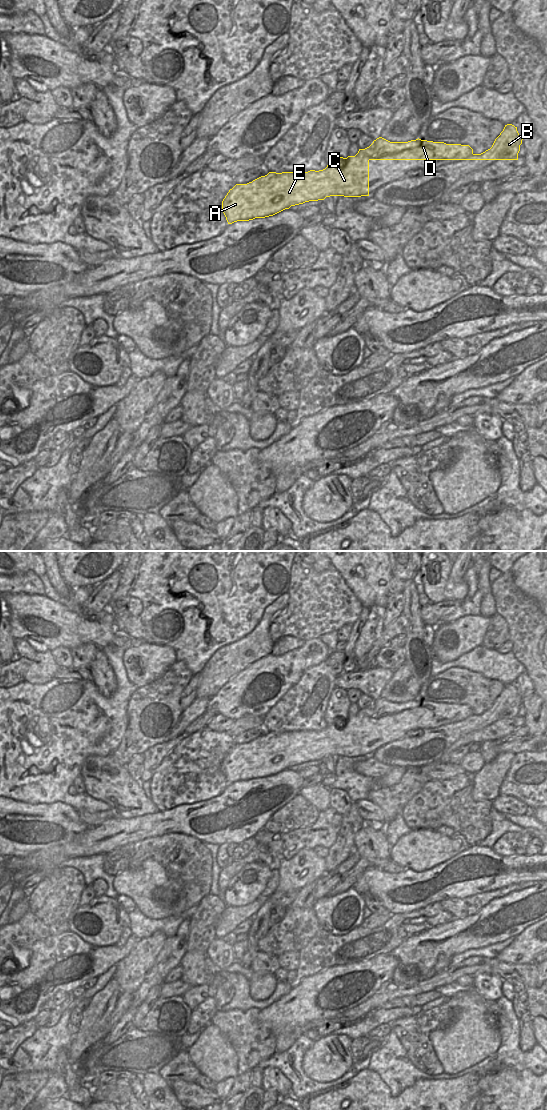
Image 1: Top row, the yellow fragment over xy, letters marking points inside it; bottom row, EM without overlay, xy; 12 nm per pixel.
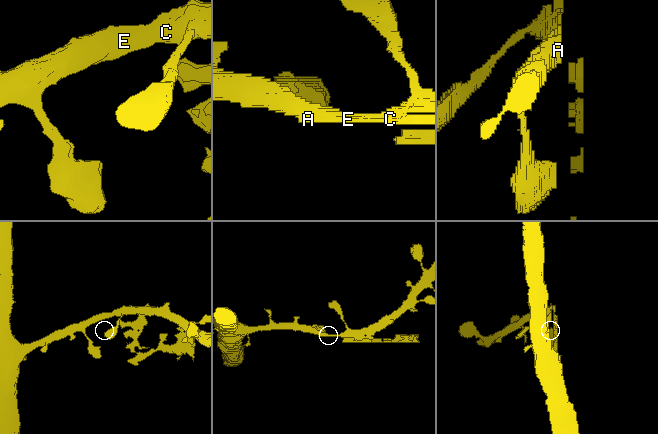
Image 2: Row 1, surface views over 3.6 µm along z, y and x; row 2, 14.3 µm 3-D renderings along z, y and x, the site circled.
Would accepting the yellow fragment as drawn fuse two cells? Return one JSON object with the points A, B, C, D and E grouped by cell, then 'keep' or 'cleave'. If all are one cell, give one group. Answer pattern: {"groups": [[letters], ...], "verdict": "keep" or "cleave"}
{"groups": [["A", "C", "E"], ["B", "D"]], "verdict": "cleave"}

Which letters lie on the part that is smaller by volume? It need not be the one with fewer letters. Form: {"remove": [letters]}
{"remove": ["B", "D"]}

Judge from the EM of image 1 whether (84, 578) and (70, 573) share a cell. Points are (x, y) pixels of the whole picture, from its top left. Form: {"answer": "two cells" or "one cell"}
{"answer": "one cell"}

